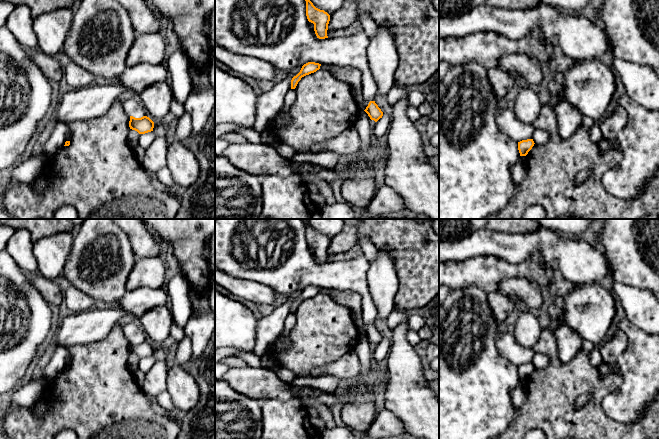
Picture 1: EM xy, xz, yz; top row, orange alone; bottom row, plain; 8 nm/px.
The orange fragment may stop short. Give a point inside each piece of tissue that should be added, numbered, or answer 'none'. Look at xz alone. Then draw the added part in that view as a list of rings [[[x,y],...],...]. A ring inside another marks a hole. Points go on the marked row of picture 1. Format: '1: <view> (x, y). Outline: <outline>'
none

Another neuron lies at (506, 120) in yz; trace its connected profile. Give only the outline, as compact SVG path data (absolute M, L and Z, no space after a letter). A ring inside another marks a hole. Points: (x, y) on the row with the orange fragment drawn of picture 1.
M498 107L495 113L495 120L499 130L517 143L522 140L532 139L535 132L535 128L531 124L524 124L519 121L513 109L510 108L503 109Z

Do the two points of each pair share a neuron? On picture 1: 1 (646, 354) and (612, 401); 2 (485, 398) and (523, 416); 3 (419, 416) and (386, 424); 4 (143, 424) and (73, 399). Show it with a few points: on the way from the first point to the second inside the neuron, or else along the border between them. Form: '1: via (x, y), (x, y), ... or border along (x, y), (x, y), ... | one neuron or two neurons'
1: via (646, 367), (643, 375), (625, 393) | one neuron
2: border along (516, 408), (511, 422), (505, 428) | two neurons
3: border along (385, 408), (391, 411), (405, 428) | two neurons
4: via (126, 424), (121, 424), (96, 399), (90, 399) | one neuron

